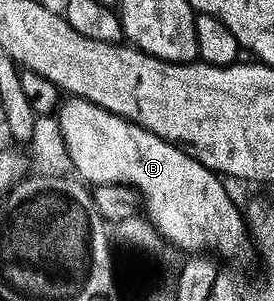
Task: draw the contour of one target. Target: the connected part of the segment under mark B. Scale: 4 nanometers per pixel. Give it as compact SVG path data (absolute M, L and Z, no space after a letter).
M67 96L56 110L56 118L61 139L65 145L65 156L70 156L70 161L74 164L73 172L91 186L112 183L130 185L134 188L140 195L145 216L163 242L171 241L176 248L186 249L187 254L207 253L217 255L219 258L238 257L245 249L251 248L252 242L246 228L243 210L230 198L225 185L227 182L213 169L204 167L204 163L188 155L185 149L179 149L171 141L165 141L152 131L96 103L85 101L83 97Z

